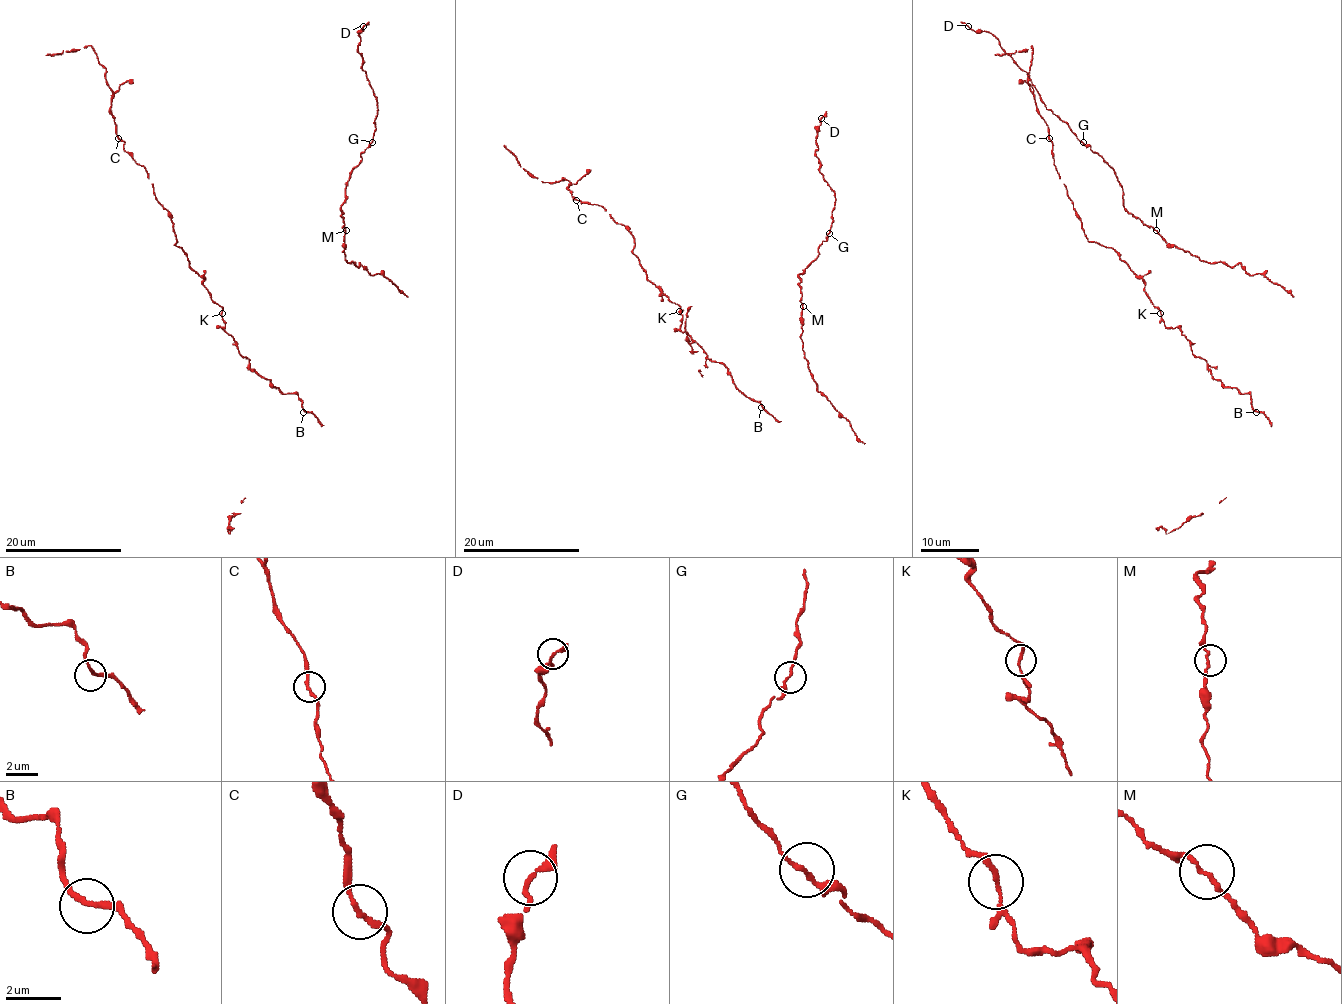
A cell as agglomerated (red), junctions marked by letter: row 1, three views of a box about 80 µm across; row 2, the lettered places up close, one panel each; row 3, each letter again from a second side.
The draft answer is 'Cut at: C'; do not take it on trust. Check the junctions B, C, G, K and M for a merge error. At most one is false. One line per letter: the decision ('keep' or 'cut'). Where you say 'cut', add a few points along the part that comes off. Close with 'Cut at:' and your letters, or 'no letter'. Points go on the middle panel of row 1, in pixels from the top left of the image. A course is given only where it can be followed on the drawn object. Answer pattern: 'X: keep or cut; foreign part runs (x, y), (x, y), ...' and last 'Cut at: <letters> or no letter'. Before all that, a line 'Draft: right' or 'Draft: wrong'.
Draft: wrong
B: keep
C: keep
G: keep
K: keep
M: keep
Cut at: no letter

